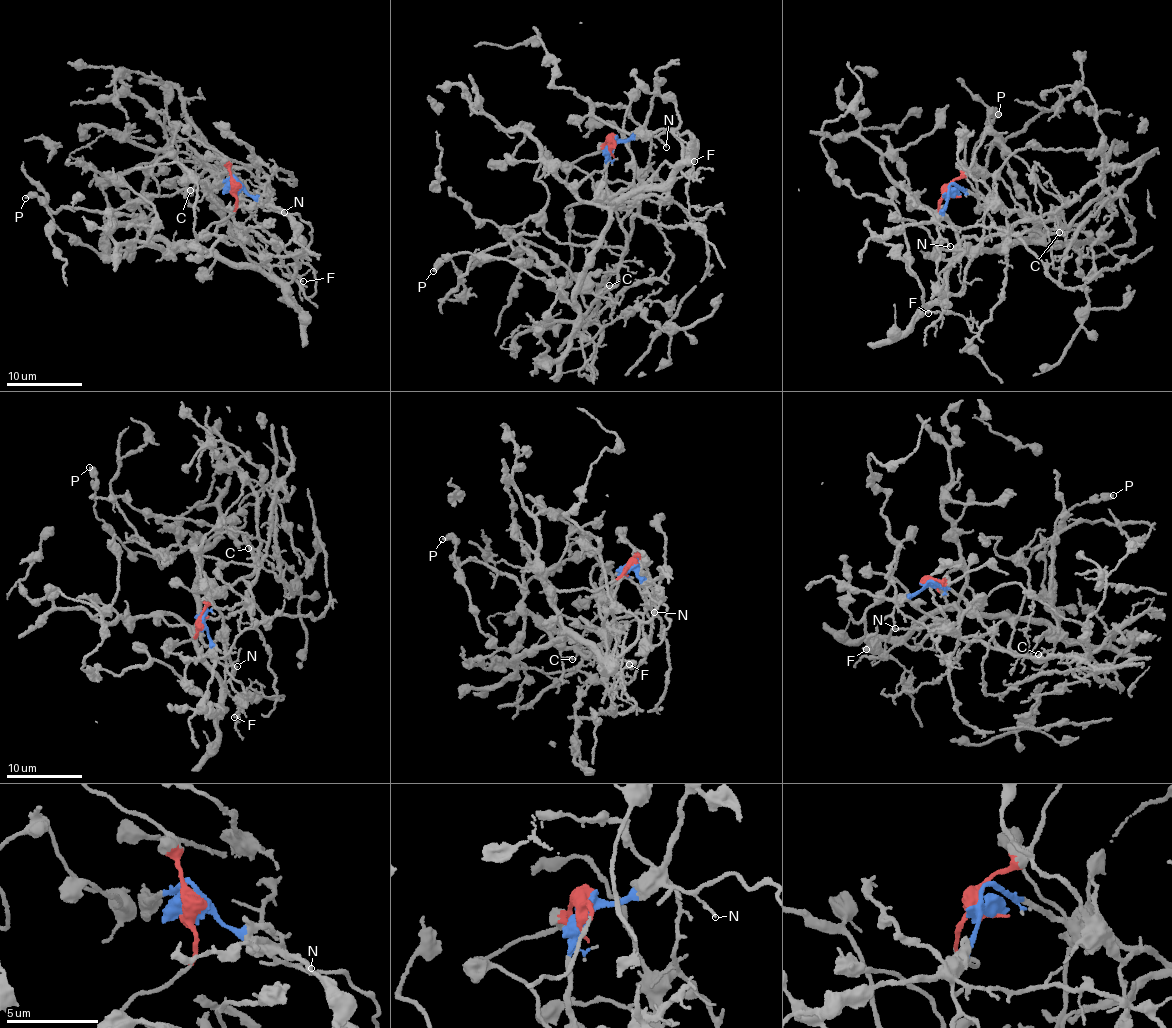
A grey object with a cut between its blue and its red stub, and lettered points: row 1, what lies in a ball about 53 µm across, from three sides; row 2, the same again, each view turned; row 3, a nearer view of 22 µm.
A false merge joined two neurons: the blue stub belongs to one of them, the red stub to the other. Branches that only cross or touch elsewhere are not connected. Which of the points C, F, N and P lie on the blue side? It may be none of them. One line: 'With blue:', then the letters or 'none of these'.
With blue: C, N

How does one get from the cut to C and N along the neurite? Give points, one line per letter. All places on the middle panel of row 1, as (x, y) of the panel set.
C: (612, 141), (606, 197), (625, 235), (623, 258), (616, 270), (596, 272), (591, 279), (594, 293), (609, 286)
N: (612, 141), (646, 134), (658, 137), (665, 147)

